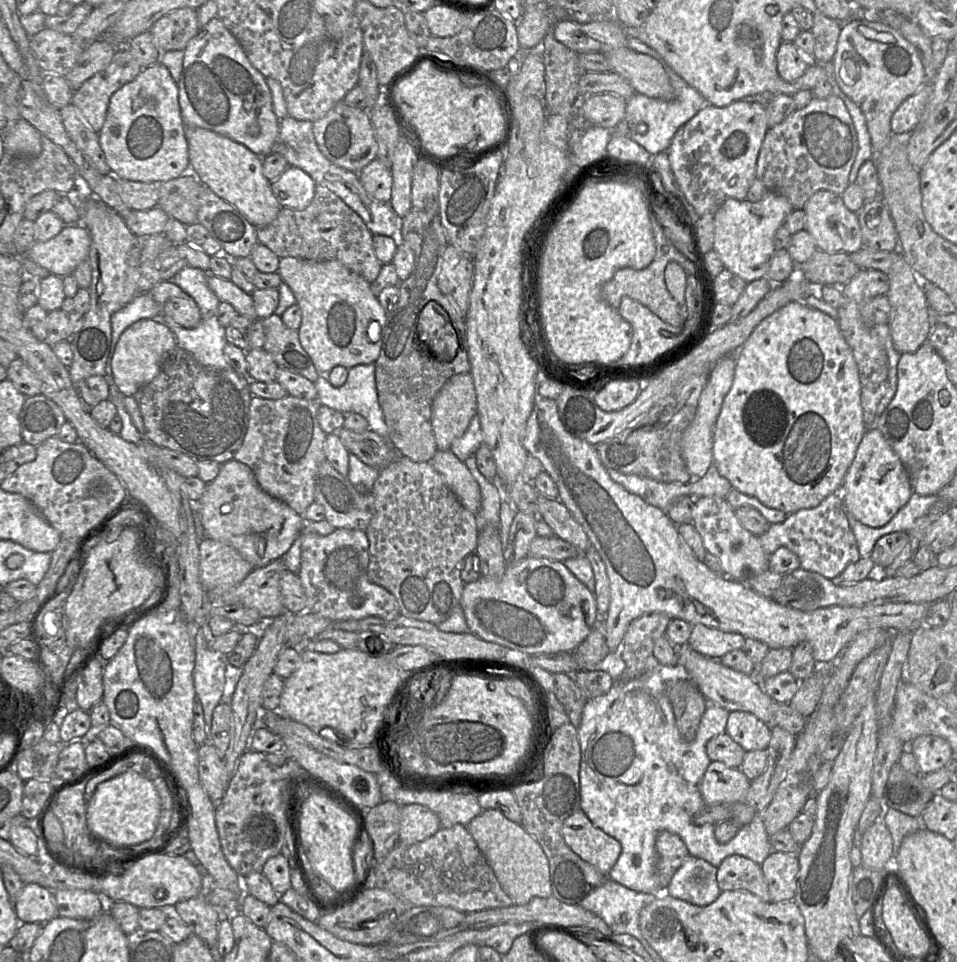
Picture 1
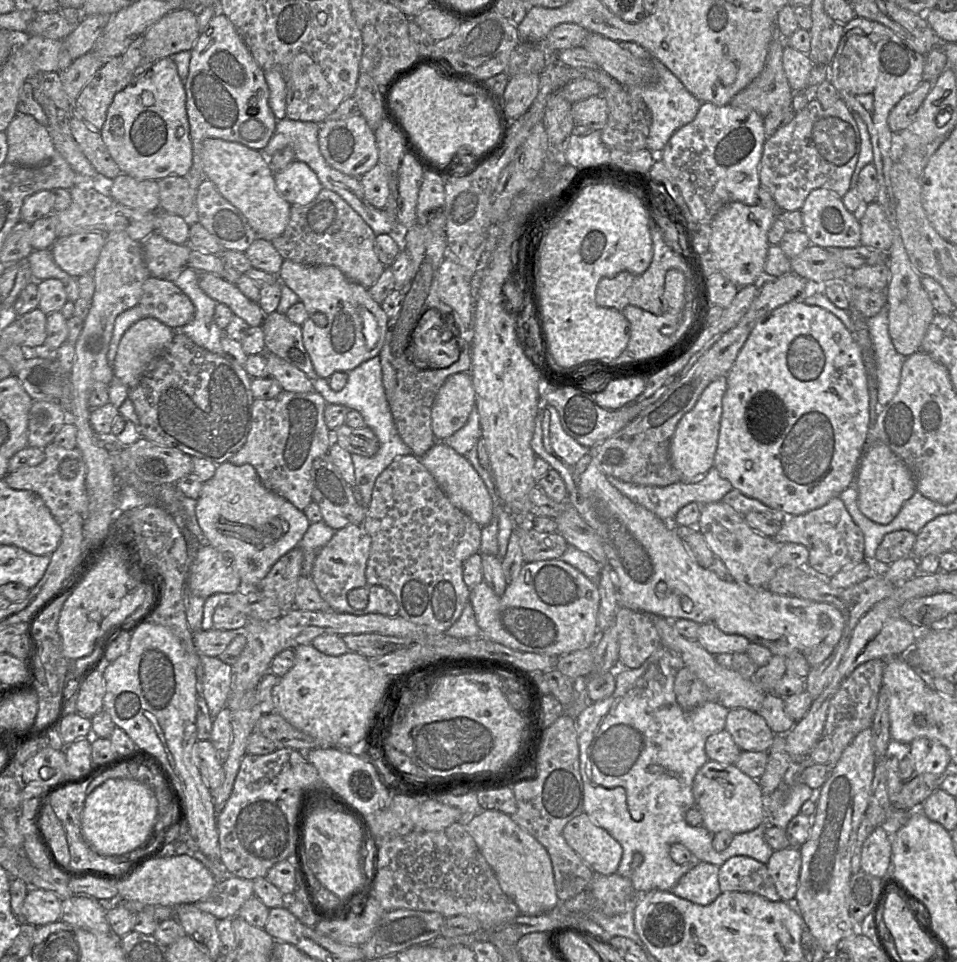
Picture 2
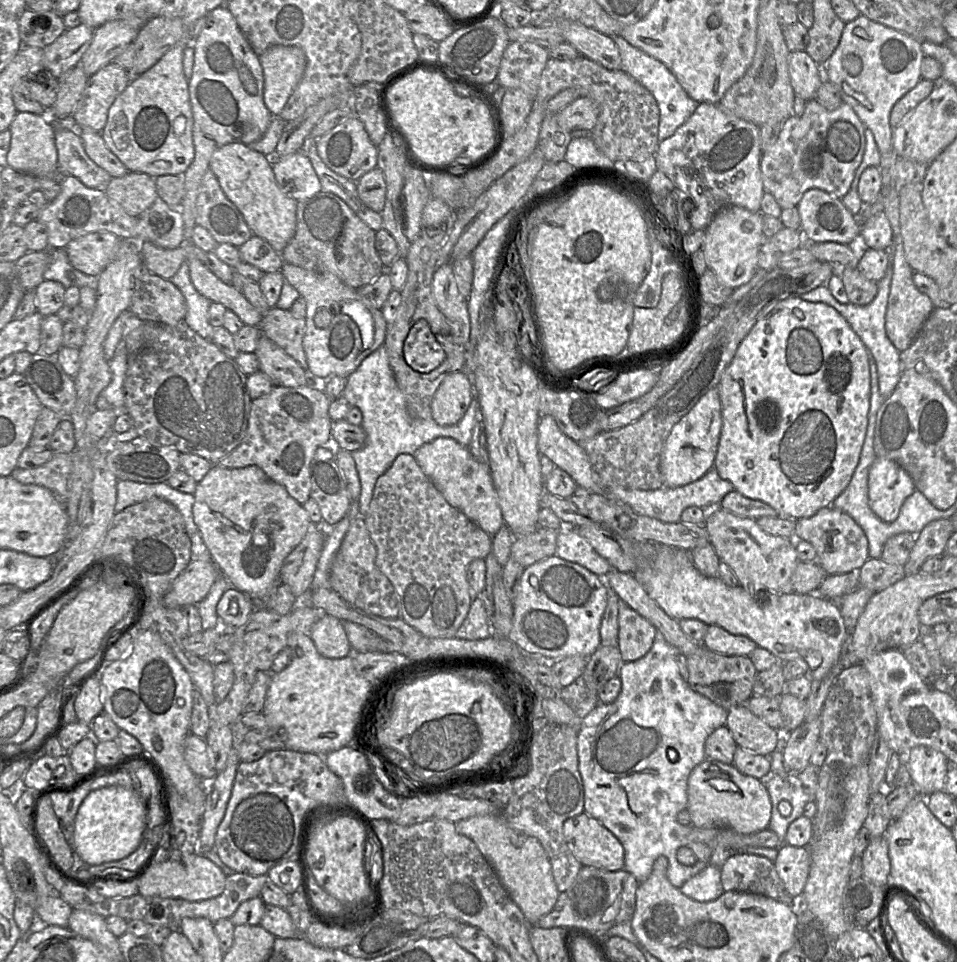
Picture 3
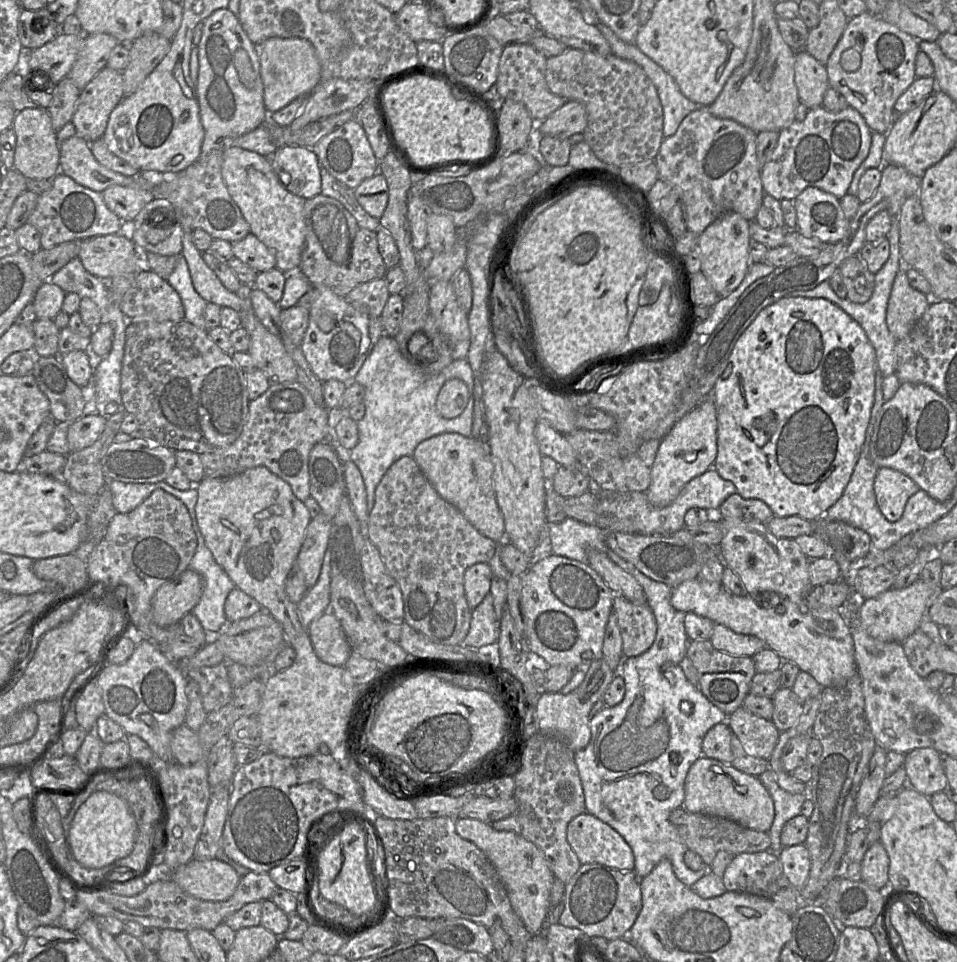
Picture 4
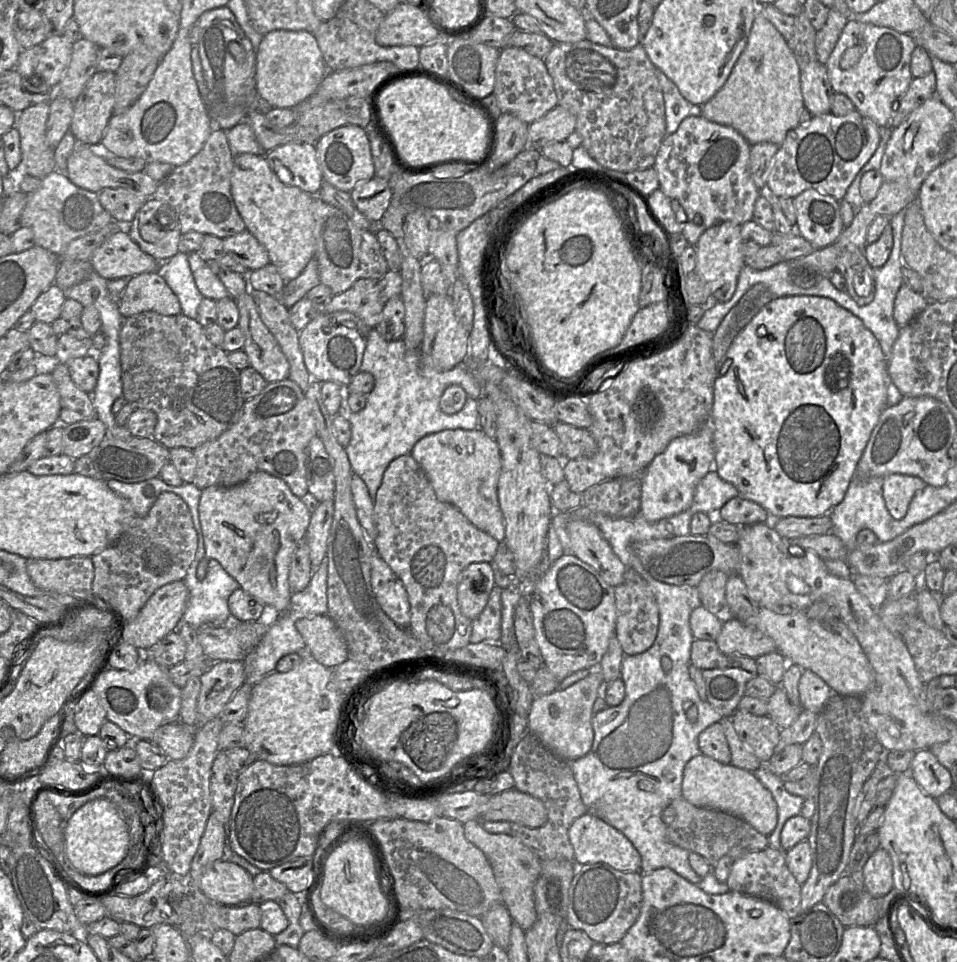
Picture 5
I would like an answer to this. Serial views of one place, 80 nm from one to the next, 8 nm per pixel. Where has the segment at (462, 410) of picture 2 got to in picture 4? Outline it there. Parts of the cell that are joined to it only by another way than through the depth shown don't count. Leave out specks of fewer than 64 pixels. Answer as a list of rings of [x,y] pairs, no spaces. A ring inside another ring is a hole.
[[[452,378],[444,383],[436,400],[436,409],[445,419],[460,416],[470,399],[467,385],[460,379]]]

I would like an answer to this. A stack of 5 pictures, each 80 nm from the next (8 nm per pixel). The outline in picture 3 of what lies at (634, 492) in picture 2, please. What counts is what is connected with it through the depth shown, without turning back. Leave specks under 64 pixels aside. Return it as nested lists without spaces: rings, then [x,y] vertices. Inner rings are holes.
[[[713,468],[701,478],[684,486],[661,487],[656,490],[626,489],[615,486],[608,488],[608,494],[631,507],[638,515],[656,518],[665,523],[676,523],[680,522],[681,514],[687,507],[697,506],[703,509],[712,509],[718,506],[723,497],[733,490],[733,484],[722,479]]]

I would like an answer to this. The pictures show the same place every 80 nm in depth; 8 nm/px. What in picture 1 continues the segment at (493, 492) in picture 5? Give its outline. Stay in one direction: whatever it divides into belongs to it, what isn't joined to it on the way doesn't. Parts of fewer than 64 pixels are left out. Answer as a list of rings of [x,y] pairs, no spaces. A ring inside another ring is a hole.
[[[450,449],[437,450],[429,462],[460,503],[476,515],[481,509],[481,492],[466,464]]]

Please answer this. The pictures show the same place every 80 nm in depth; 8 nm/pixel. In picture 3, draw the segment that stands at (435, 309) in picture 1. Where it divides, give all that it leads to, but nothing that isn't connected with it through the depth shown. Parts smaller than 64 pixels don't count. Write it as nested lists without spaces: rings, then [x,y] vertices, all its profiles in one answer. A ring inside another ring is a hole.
[[[418,320],[410,329],[403,347],[406,363],[415,371],[428,373],[446,358],[446,353],[426,320]]]

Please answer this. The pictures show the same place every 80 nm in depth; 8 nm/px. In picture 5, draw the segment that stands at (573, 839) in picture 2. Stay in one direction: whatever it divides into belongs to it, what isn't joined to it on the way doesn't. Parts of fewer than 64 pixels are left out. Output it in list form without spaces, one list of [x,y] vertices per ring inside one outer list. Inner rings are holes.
[[[586,812],[573,821],[568,830],[569,840],[575,853],[575,864],[585,865],[604,862],[616,870],[639,872],[641,856],[632,842],[619,830],[592,812]]]

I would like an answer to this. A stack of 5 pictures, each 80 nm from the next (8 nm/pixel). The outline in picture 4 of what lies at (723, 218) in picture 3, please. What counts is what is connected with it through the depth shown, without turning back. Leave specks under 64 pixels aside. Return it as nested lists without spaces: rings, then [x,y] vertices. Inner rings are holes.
[[[729,212],[718,217],[698,236],[696,248],[700,253],[700,271],[721,297],[727,297],[744,279],[751,264],[749,255],[750,222],[740,214]]]

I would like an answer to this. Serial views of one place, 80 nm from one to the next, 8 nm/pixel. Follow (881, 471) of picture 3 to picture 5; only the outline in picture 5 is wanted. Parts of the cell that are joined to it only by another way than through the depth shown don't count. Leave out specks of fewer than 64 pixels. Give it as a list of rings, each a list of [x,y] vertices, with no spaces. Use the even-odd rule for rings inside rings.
[[[894,473],[883,477],[883,498],[891,516],[902,519],[915,493],[925,486],[926,483],[917,476]]]

